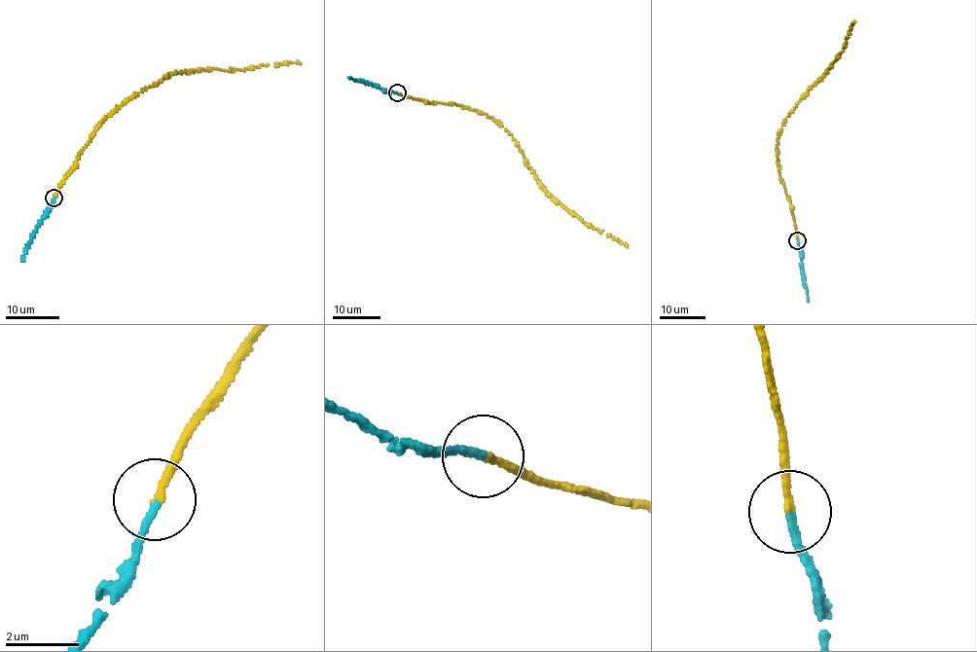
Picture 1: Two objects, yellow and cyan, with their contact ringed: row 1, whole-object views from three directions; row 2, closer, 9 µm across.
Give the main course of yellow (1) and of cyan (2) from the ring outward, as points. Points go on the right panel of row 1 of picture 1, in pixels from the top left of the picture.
1: (797, 240), (792, 205), (776, 155), (777, 137), (787, 116), (842, 52), (854, 21)
2: (797, 240), (808, 301)

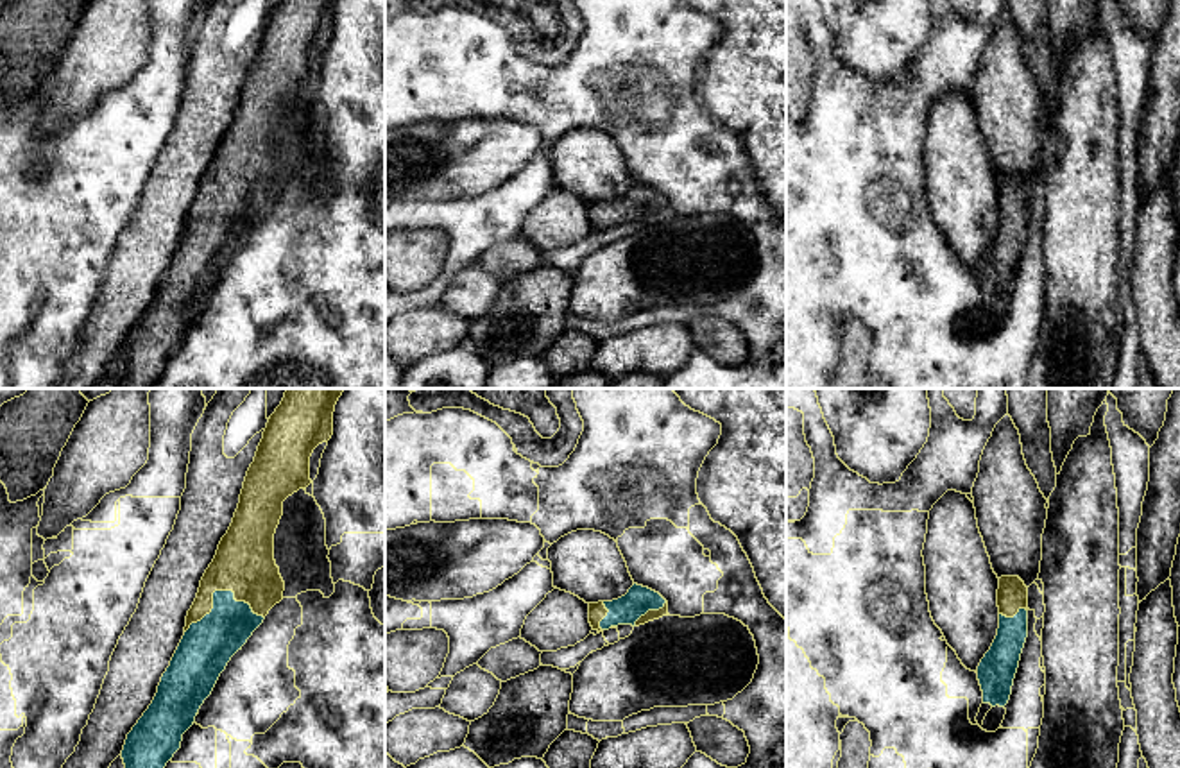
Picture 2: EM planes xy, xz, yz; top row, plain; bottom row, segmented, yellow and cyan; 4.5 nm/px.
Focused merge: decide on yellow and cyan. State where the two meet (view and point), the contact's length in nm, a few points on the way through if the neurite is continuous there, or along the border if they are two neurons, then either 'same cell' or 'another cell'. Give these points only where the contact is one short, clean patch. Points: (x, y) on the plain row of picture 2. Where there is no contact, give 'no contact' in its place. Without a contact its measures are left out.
contact xy (219, 188); length 360 nm; way xy (244, 162), (219, 188), (219, 222), (210, 242); same cell

